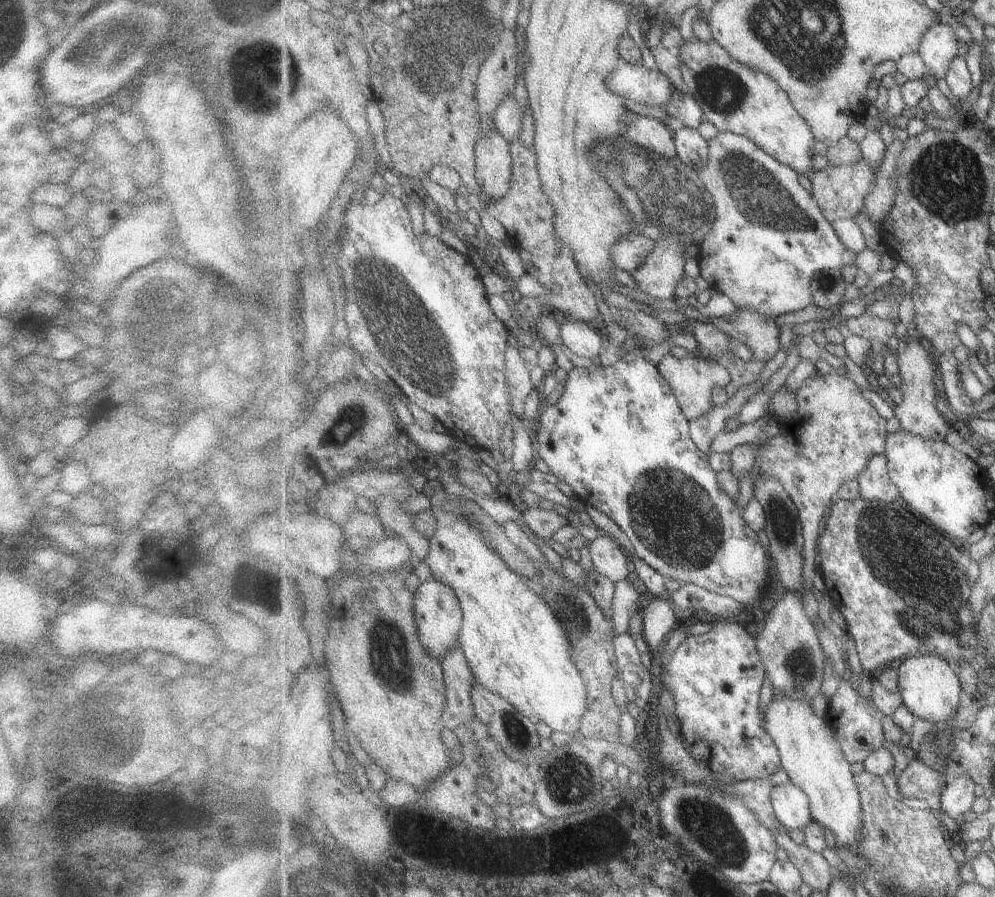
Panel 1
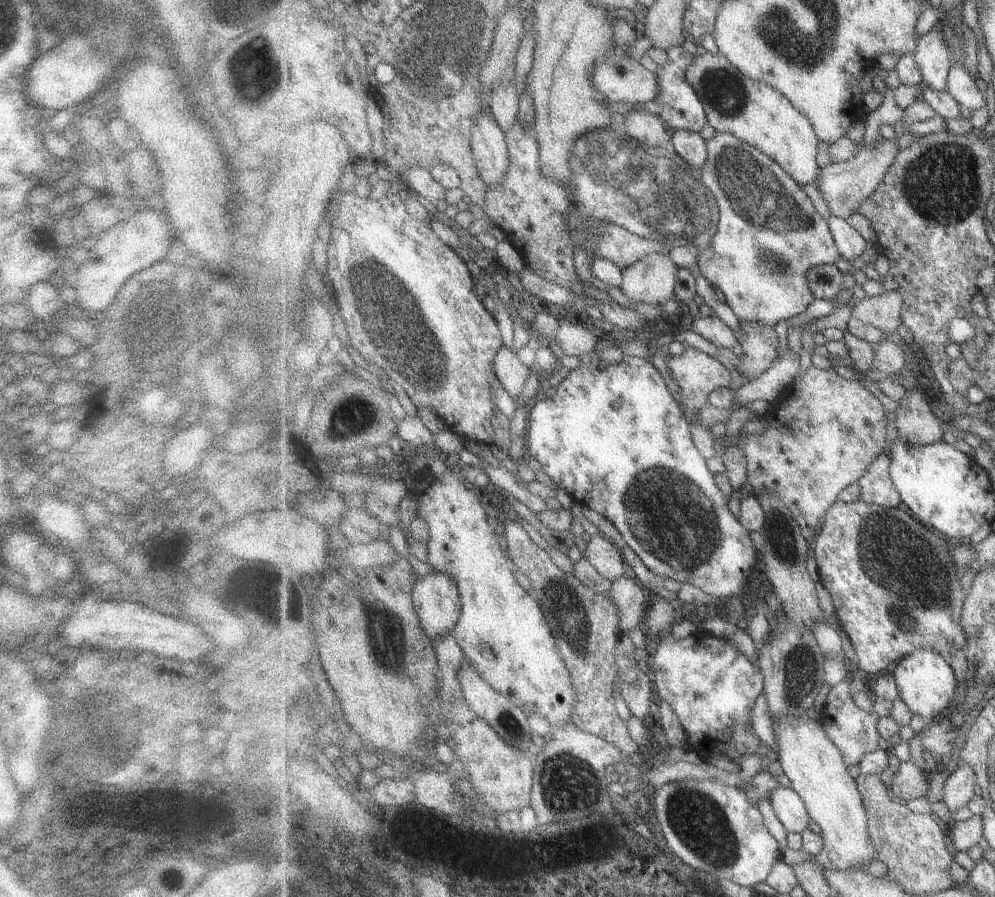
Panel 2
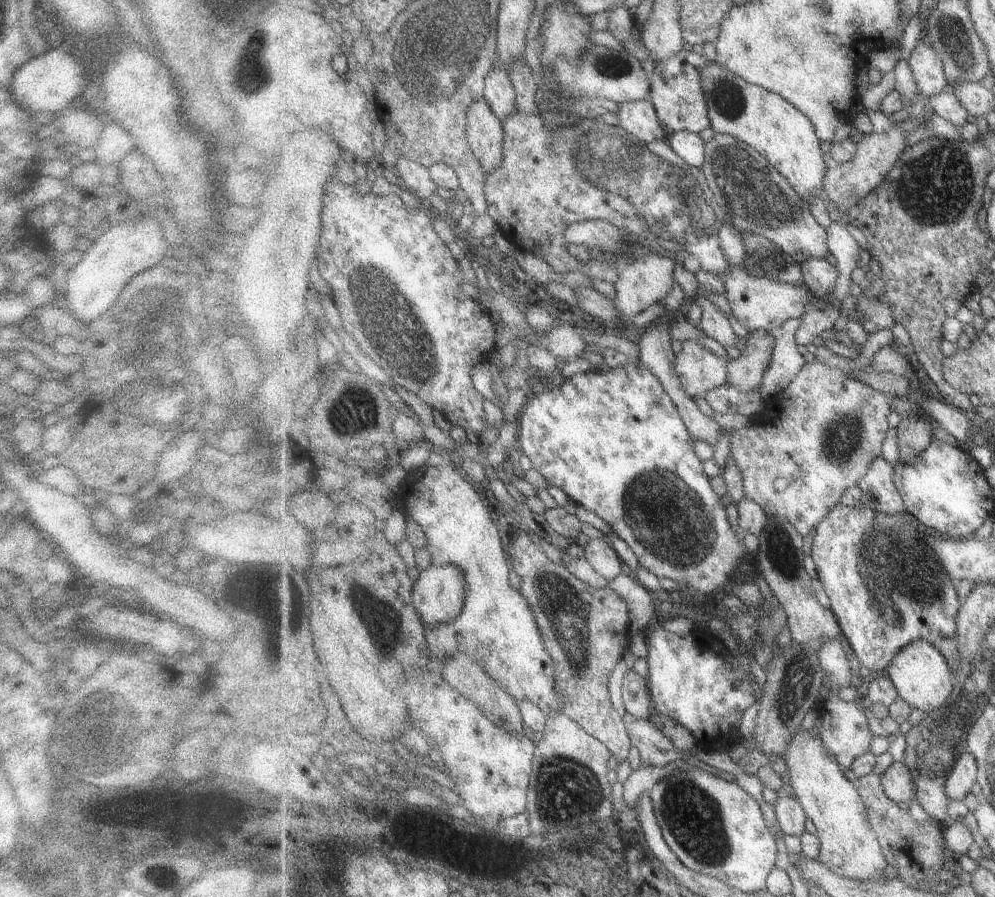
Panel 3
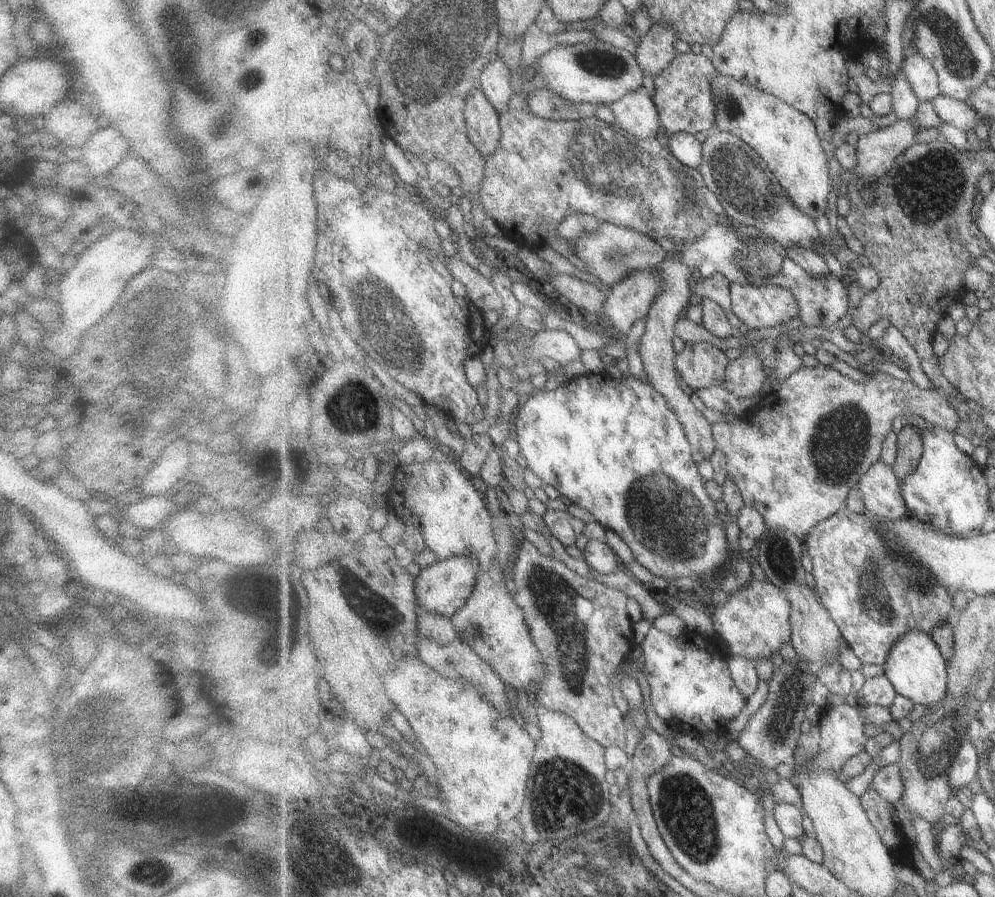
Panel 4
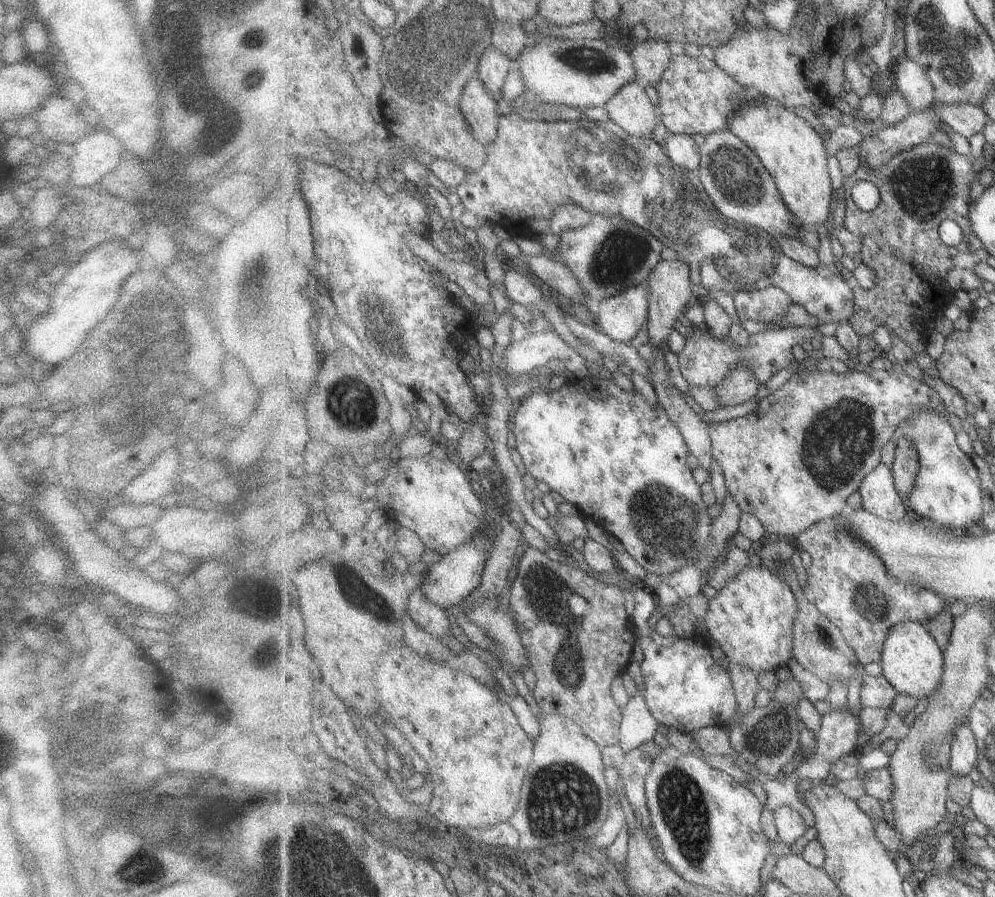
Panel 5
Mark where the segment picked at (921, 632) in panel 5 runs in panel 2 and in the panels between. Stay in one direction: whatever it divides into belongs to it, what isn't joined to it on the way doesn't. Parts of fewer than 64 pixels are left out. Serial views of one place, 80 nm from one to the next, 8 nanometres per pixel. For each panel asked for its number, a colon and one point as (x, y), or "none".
2: (927, 683)
3: (921, 674)
4: (916, 667)

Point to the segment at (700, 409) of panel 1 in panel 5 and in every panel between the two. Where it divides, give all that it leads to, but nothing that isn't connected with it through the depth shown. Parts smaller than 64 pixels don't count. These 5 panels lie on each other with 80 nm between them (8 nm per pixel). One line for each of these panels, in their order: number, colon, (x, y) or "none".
2: (698, 374)
3: (700, 371)
4: (701, 364)
5: (705, 361)

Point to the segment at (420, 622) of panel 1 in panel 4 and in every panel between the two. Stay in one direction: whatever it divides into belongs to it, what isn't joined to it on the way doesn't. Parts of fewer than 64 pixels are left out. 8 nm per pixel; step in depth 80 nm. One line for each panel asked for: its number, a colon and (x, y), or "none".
2: (436, 597)
3: (439, 594)
4: (444, 587)

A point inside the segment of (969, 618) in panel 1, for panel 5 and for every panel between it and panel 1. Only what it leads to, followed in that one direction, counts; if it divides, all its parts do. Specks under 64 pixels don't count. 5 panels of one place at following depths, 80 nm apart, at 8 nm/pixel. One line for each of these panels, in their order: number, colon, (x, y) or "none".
2: (894, 590)
3: (886, 590)
4: (875, 594)
5: (848, 582)

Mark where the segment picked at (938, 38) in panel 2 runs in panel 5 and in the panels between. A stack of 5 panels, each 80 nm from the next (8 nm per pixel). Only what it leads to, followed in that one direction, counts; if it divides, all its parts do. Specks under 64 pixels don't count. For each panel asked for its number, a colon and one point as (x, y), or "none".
3: (927, 66)
4: (922, 76)
5: (911, 80)

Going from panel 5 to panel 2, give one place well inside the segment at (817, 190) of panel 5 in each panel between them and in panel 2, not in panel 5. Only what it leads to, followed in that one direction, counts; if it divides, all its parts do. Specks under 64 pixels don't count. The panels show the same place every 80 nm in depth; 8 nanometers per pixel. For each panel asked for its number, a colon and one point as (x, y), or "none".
2: (758, 114)
3: (786, 137)
4: (787, 139)

